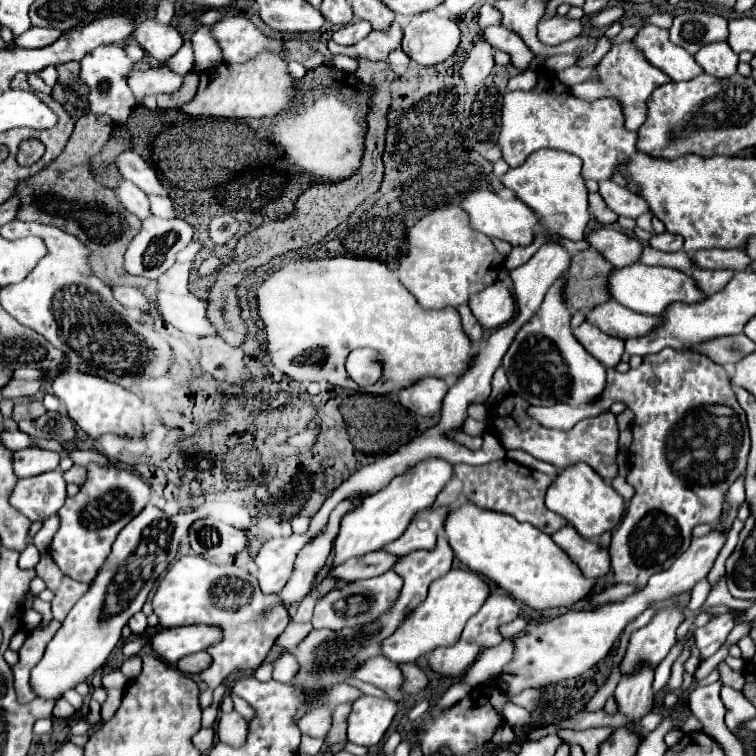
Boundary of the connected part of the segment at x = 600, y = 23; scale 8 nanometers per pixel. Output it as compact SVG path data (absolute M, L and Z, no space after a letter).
M620 7L606 8L591 17L591 25L598 29L610 26L619 21L623 15L624 11Z

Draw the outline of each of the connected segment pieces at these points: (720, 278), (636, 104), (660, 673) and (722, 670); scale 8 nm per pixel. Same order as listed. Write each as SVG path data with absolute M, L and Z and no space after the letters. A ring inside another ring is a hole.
M696 267L692 271L692 277L696 279L698 287L706 293L706 295L714 295L716 291L724 289L728 285L728 281L732 279L734 271L726 269L726 271L708 271L708 269L700 269Z
M624 41L620 45L614 45L594 67L596 77L588 79L584 83L578 83L570 89L572 95L584 99L584 101L596 101L602 97L614 97L624 111L624 127L628 131L636 131L644 121L646 121L646 99L652 95L652 91L664 83L670 81L668 75L664 75L660 69L652 67L640 51L636 51L634 41Z
M682 643L682 645L676 645L676 647L670 651L670 655L654 669L654 683L652 683L654 691L660 691L660 689L666 685L666 681L668 681L668 677L670 677L670 667L672 667L672 663L676 661L676 657L680 655L682 647L684 647L684 643Z
M722 661L716 669L718 669L718 673L720 673L720 681L722 681L724 685L742 691L745 683L744 674L742 672L733 671L726 665L726 663L724 663L724 661ZM728 669L730 669L730 671L728 671Z

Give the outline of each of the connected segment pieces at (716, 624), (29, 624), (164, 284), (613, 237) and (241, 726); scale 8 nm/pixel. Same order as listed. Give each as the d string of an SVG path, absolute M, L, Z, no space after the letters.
M720 615L720 617L712 617L708 625L696 629L694 637L696 637L696 647L702 653L702 659L714 655L722 647L732 627L734 627L732 615Z
M26 609L24 611L24 617L22 617L22 621L24 621L24 625L26 625L28 631L36 629L38 623L40 623L40 619L42 619L42 615L38 611L34 611L34 609Z
M176 263L160 279L160 291L154 297L156 311L174 327L188 335L206 337L218 335L216 327L206 317L206 301L200 301L188 291L192 263Z
M596 229L590 233L590 237L586 239L598 253L604 255L604 259L608 259L614 267L626 267L632 263L638 263L640 259L640 239L636 237L628 237L622 231L614 231L614 229Z
M232 711L228 715L220 715L218 719L218 739L230 747L242 747L248 735L248 721Z

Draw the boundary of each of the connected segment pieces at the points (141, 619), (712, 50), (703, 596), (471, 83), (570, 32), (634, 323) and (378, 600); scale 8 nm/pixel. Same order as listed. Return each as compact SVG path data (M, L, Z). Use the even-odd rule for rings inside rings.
M138 611L136 615L132 615L132 619L128 621L128 625L130 625L130 629L132 629L132 633L136 633L136 635L142 635L144 631L146 631L146 615L142 613L142 611Z
M714 41L714 43L704 45L694 55L694 59L696 59L696 63L700 63L704 73L714 75L718 79L732 77L736 73L736 65L738 65L738 55L730 49L730 45L726 41Z
M706 578L698 582L691 590L691 599L689 601L688 608L691 611L698 610L707 599L710 590L710 584Z
M480 41L474 45L474 49L470 51L468 59L462 65L462 77L464 83L468 83L468 87L476 87L480 85L486 75L492 71L494 67L494 51L486 41Z
M552 17L552 19L542 19L538 23L538 39L544 45L560 45L568 39L574 39L580 35L584 29L582 21L572 21L568 17Z
M608 301L604 305L594 307L592 311L588 311L586 319L590 323L596 323L608 335L616 335L620 339L644 335L662 323L660 317L634 313L632 309L628 309L616 301Z
M388 571L388 573L378 575L378 577L370 577L370 579L342 583L340 587L330 591L316 605L314 617L312 617L312 625L314 625L314 629L322 629L322 627L340 629L340 627L370 623L370 621L378 619L384 611L388 611L394 605L396 595L400 593L400 589L402 589L402 579L394 571Z

